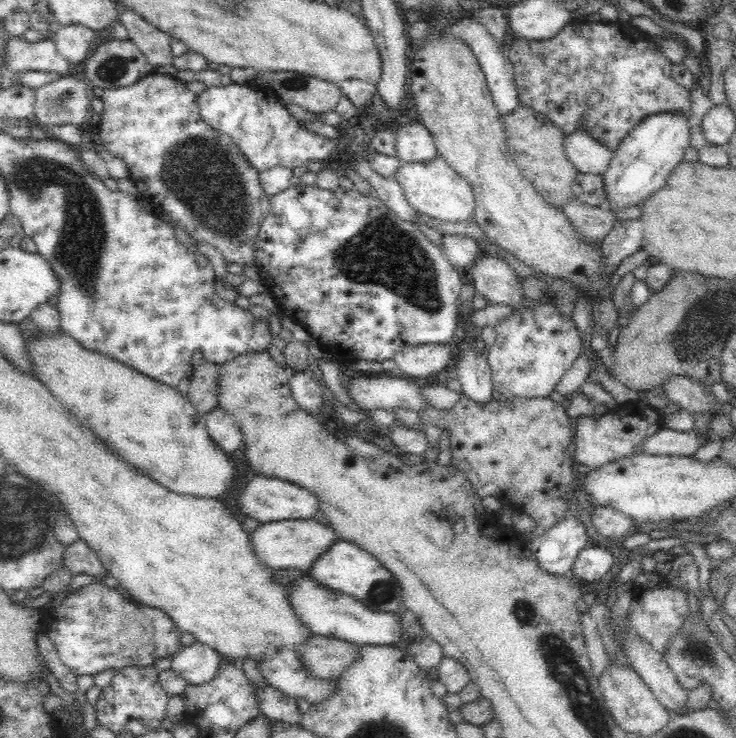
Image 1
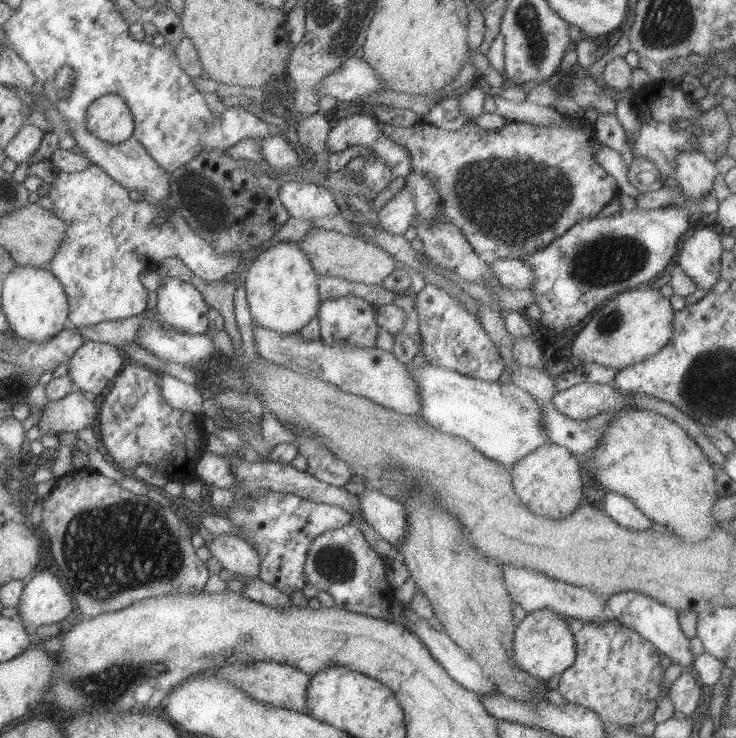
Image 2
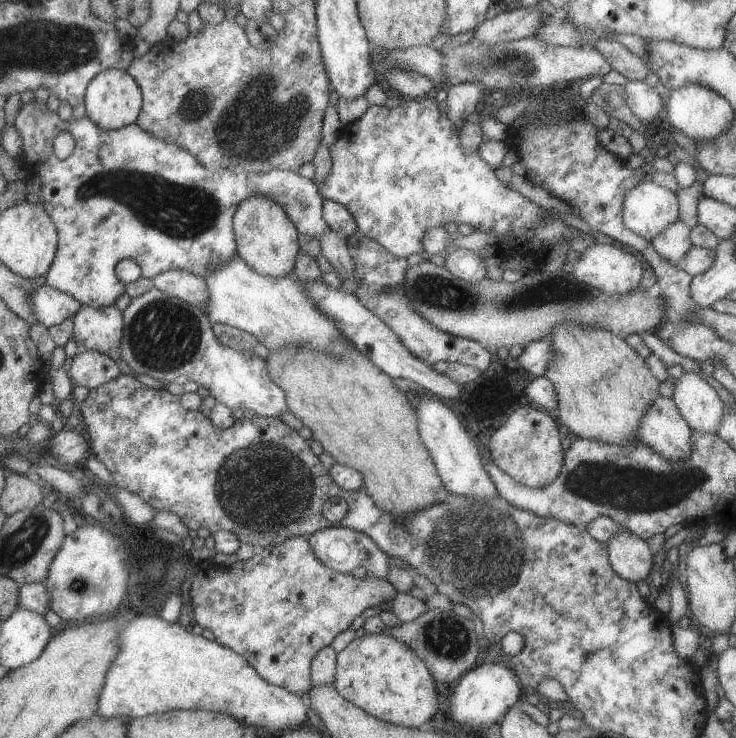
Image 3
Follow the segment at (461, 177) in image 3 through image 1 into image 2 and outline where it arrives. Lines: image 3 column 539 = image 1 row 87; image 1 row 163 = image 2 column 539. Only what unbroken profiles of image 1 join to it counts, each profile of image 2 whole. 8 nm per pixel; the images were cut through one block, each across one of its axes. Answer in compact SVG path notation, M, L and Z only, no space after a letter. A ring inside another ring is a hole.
M681 208L623 210L609 218L573 224L543 248L521 256L519 260L527 264L533 274L527 290L541 312L539 322L543 330L567 332L613 300L615 294L647 286L675 256L677 240L679 236L685 238L689 228L687 218L687 212Z

